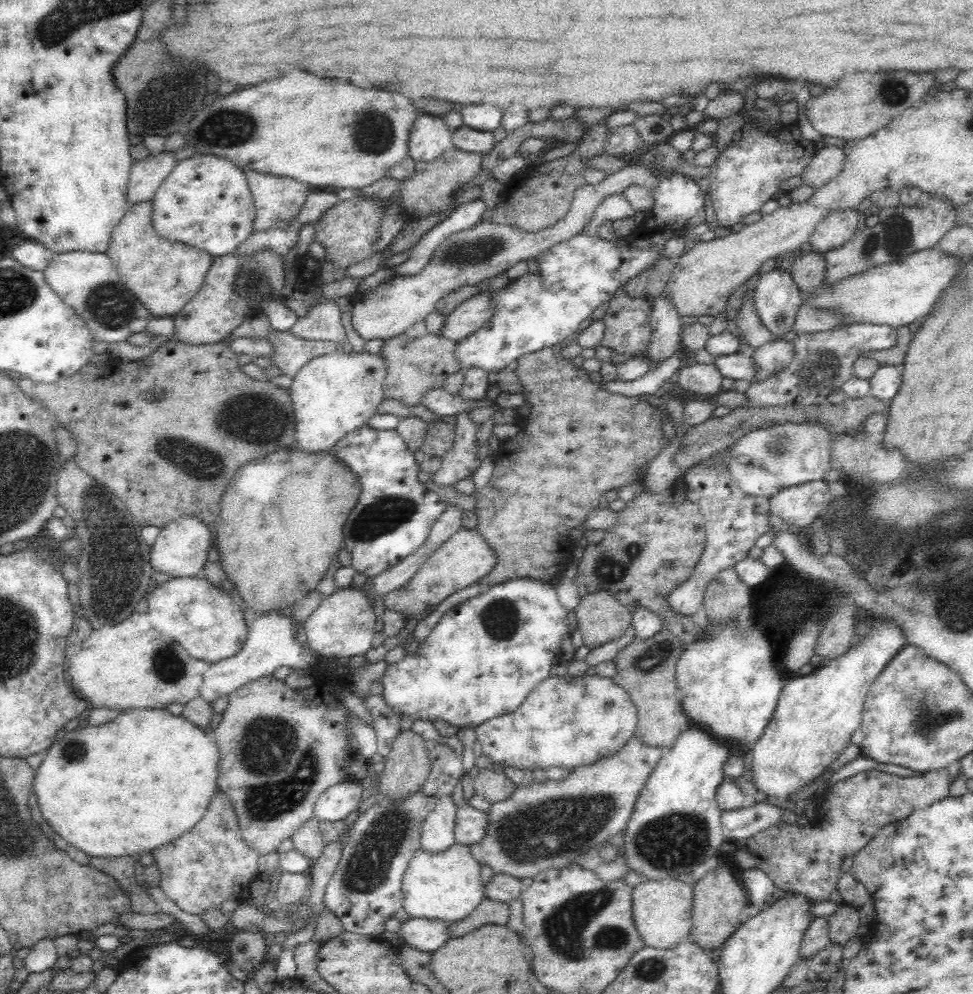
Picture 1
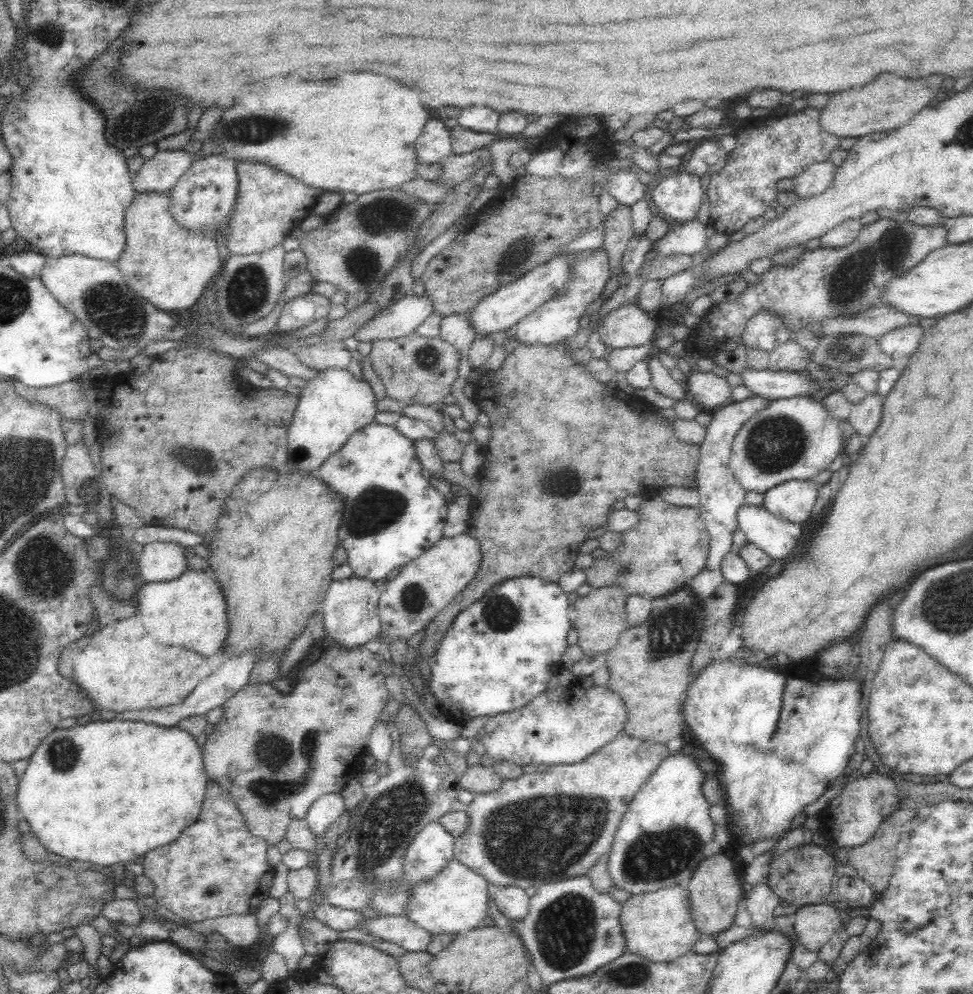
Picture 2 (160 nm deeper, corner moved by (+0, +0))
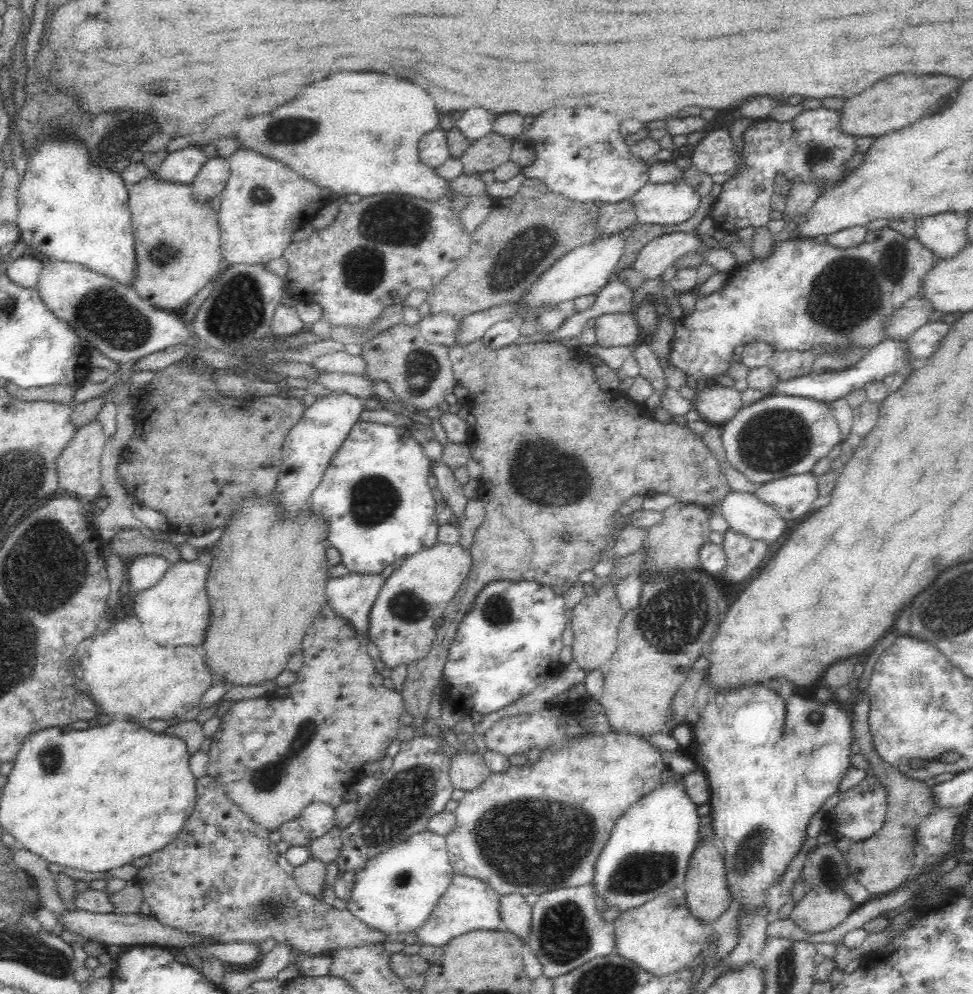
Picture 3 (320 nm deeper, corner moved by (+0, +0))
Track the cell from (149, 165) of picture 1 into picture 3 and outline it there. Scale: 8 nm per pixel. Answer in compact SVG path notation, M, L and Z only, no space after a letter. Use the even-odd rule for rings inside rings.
M190 146L168 153L156 171L158 178L170 182L191 184L197 172L207 163L208 156L202 148Z

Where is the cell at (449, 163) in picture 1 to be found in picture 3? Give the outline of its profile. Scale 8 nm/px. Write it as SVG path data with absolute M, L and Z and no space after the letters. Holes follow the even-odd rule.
M492 132L471 142L466 152L459 157L464 173L480 174L493 171L497 166L510 161L512 144L515 140L515 137L505 137Z

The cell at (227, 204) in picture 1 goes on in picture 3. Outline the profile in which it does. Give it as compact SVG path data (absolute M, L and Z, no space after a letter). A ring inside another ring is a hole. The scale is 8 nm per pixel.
M221 156L208 159L191 182L193 197L197 198L197 200L208 201L216 198L224 190L230 173L229 159Z

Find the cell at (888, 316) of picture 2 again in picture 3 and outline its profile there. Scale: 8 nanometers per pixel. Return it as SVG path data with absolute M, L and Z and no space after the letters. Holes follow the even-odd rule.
M922 294L906 302L887 322L888 339L906 340L930 322L931 314L936 311Z

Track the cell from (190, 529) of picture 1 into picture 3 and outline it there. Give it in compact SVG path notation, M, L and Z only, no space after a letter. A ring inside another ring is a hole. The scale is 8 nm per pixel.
M136 556L126 565L127 583L136 592L152 588L171 564L162 556Z

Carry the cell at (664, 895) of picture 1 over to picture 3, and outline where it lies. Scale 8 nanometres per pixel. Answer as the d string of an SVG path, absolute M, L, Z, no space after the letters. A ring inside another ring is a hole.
M682 887L668 890L646 904L621 912L613 925L614 952L656 977L666 977L695 966L708 937L707 925L690 912Z

